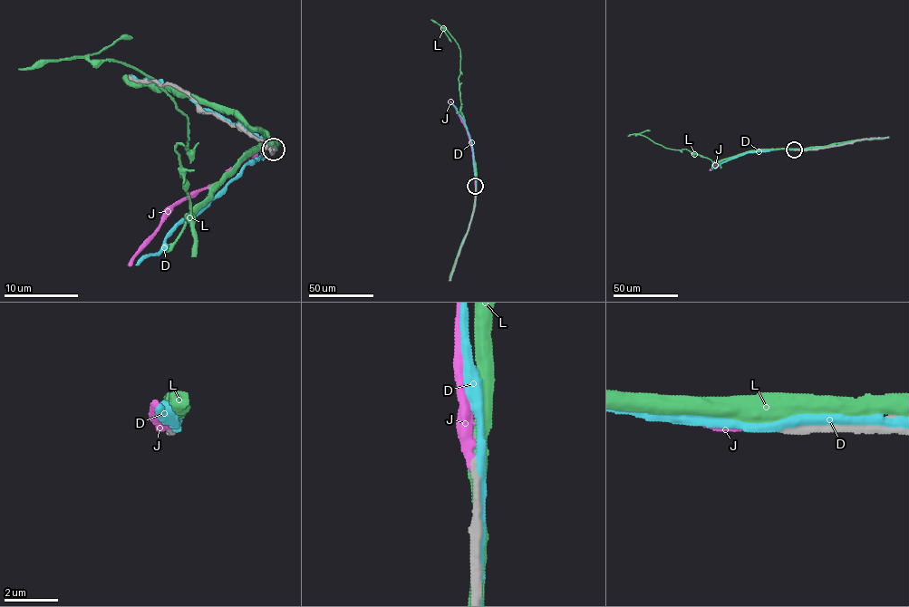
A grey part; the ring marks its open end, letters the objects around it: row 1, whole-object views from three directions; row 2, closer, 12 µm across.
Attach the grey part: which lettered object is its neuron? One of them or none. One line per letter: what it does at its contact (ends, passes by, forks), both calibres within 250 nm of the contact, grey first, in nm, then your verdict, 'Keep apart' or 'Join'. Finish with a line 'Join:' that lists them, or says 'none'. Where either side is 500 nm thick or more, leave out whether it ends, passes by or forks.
D: It passes by. Thickness 320 nm (grey) against 320 nm. Keep apart
J: It ends there. Thickness 300 nm (grey) against 320 nm. Join
L: Thickness 200 nm (grey) against 500 nm. Keep apart
Join: J

